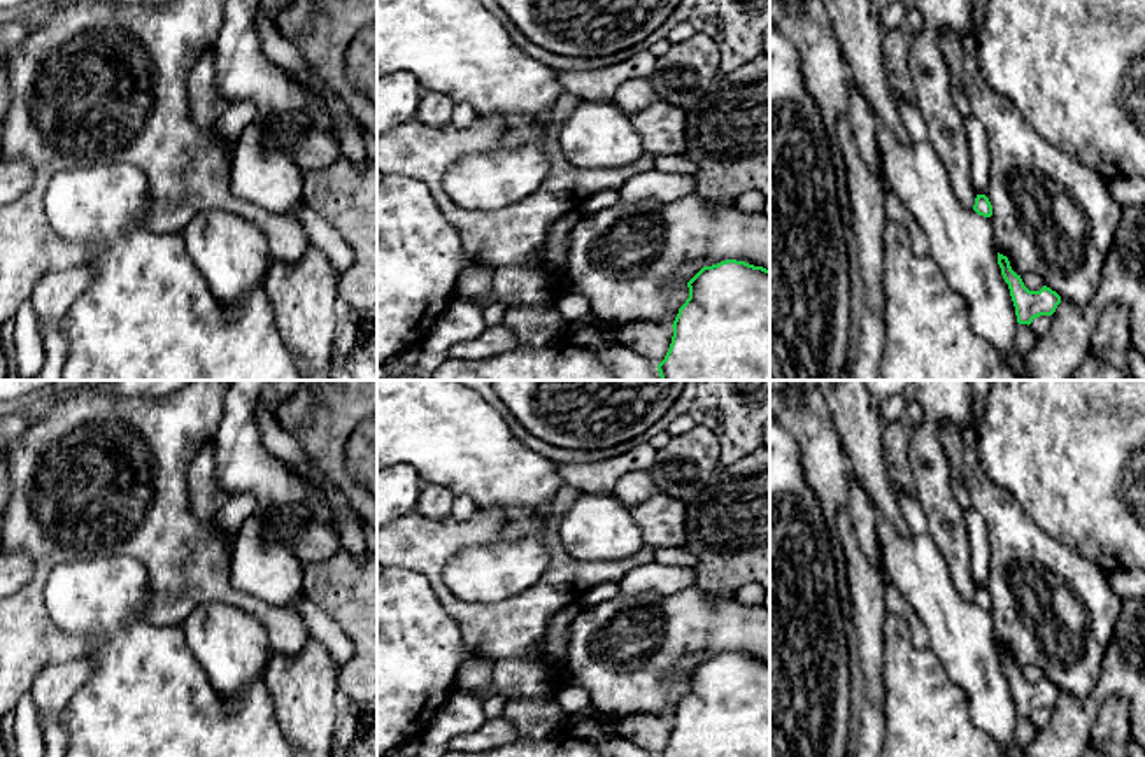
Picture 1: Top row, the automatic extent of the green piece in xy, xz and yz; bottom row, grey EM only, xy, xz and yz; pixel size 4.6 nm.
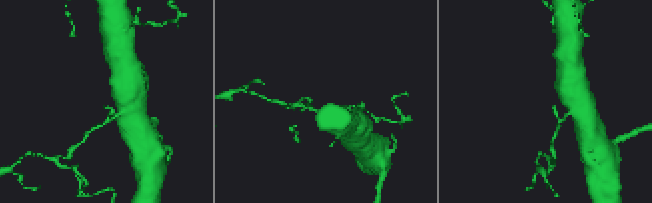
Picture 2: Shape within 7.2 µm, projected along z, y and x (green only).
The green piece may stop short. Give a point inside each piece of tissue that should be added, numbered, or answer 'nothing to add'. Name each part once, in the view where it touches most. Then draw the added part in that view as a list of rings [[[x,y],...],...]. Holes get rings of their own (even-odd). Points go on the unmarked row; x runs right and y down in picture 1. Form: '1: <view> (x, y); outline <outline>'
nothing to add

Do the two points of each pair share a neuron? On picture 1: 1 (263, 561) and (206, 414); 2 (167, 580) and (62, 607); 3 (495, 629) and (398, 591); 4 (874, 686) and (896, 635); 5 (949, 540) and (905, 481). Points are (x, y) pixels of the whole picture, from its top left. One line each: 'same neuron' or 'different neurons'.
1: different neurons
2: different neurons
3: different neurons
4: different neurons
5: different neurons

